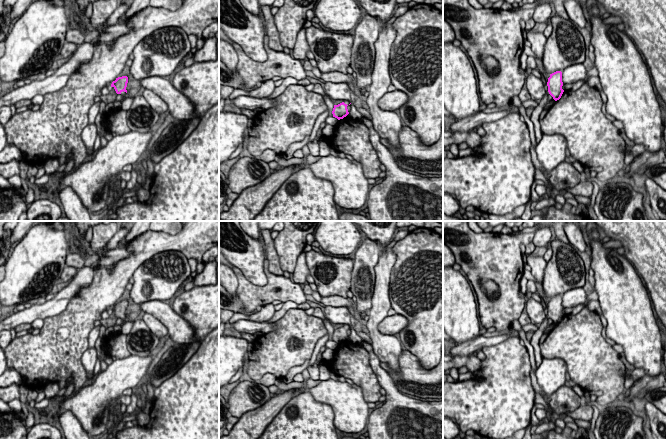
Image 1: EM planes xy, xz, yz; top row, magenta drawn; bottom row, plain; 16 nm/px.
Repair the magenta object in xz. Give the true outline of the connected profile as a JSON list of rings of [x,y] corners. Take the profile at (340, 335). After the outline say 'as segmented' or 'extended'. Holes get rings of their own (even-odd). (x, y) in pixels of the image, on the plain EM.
[[[342,326],[338,329],[334,329],[334,332],[332,335],[333,341],[337,342],[338,344],[346,341],[349,338],[347,330],[348,329],[345,328],[344,326]]]; as segmented

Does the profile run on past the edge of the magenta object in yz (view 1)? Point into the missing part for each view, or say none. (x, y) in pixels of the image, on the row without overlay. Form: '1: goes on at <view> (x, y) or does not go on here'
1: does not go on here

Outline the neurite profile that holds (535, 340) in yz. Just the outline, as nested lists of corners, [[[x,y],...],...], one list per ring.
[[[546,316],[545,320],[542,322],[541,325],[538,326],[538,330],[534,332],[532,339],[530,341],[531,345],[534,348],[534,356],[535,356],[535,362],[536,367],[538,368],[542,363],[542,356],[541,356],[541,350],[540,350],[540,338],[544,333],[544,330],[548,327],[548,319],[549,316]]]

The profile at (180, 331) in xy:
[[[151,300],[140,304],[141,313],[152,314],[168,329],[168,337],[176,344],[189,344],[199,341],[193,328],[183,317],[178,315],[170,302]]]

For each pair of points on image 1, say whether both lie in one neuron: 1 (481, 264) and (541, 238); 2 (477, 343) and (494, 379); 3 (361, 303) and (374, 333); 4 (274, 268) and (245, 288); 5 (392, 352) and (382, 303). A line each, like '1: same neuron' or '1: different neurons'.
1: different neurons
2: different neurons
3: different neurons
4: different neurons
5: same neuron

